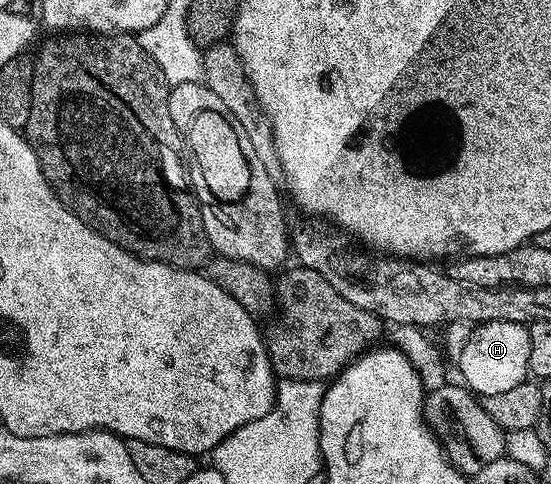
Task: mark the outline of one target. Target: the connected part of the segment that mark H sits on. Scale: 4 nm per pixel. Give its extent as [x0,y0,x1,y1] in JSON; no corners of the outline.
[459,322,530,396]

